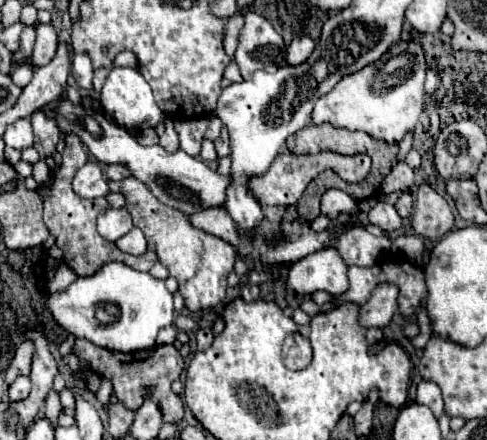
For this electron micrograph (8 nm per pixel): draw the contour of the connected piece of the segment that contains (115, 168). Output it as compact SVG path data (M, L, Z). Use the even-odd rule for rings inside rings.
M110 164L108 170L106 170L106 176L108 176L110 180L124 180L124 178L132 176L132 172L130 172L128 166L124 166L124 164Z

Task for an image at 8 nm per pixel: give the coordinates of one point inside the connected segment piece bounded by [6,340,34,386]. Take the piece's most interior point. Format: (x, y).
(21, 364)

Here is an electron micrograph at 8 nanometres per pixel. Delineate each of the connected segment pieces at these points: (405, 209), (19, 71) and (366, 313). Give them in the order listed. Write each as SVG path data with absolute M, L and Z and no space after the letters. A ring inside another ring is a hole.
M402 192L400 198L398 198L398 202L396 202L396 212L398 212L402 218L406 218L406 216L412 214L412 204L414 204L414 200L412 200L410 192Z
M24 64L24 66L18 66L18 68L14 68L14 70L12 70L12 74L10 74L12 82L14 82L16 86L20 86L20 88L24 88L24 86L26 86L26 84L32 80L32 76L34 76L32 64Z
M380 284L370 300L360 308L360 326L364 328L384 328L390 324L396 312L398 288L392 284Z

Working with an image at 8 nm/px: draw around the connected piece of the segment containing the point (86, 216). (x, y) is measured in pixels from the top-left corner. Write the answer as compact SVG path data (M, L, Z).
M68 134L64 138L64 144L66 146L62 152L62 164L54 172L54 180L48 190L48 196L44 196L44 224L46 224L48 232L56 238L56 246L62 250L64 264L68 264L78 276L90 276L90 272L96 272L98 264L106 264L106 260L122 260L124 264L130 264L132 268L138 268L140 272L148 272L152 268L152 264L156 262L154 250L148 250L142 256L132 256L132 254L122 252L114 242L104 240L96 232L96 218L102 210L110 208L110 204L105 197L88 200L80 198L72 192L72 178L74 178L76 170L88 162L88 156L86 156L84 144L80 142L78 136Z

